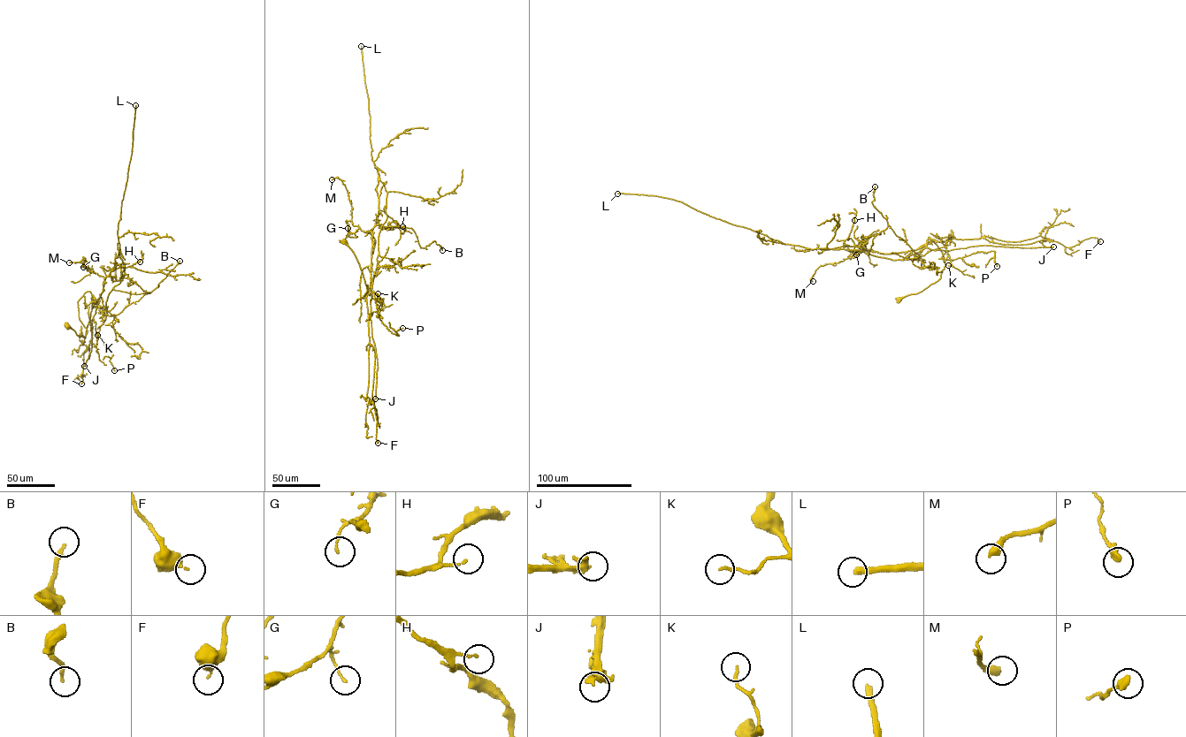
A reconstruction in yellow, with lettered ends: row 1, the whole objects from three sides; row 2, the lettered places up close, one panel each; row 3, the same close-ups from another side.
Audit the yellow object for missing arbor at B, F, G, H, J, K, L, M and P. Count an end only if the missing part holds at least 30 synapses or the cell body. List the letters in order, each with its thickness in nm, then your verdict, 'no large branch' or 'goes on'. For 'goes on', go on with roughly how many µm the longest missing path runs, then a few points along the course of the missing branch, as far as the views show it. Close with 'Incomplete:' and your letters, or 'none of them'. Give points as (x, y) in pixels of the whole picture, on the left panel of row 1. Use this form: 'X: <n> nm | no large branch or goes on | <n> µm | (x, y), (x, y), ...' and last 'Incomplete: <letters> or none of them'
B: 170 nm | no large branch
F: 320 nm | no large branch
G: 110 nm | no large branch
H: 110 nm | no large branch
J: 190 nm | goes on | 200 µm | (84, 366), (80, 362), (77, 334), (78, 344), (73, 342), (65, 361), (66, 366), (57, 373), (58, 388)
K: 130 nm | no large branch
L: 300 nm | goes on | 300 µm
M: 360 nm | no large branch
P: 380 nm | no large branch
Incomplete: J, L

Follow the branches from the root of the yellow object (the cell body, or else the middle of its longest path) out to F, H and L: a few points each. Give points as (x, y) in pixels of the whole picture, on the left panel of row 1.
F: (67, 325), (77, 335), (85, 336), (78, 301), (89, 291), (92, 336), (83, 354), (81, 383)
H: (67, 325), (85, 337), (87, 330), (80, 319), (78, 301), (88, 291), (97, 301), (110, 271), (140, 262)
L: (67, 325), (85, 336), (78, 301), (88, 291), (97, 301), (106, 276), (116, 266), (135, 105)

